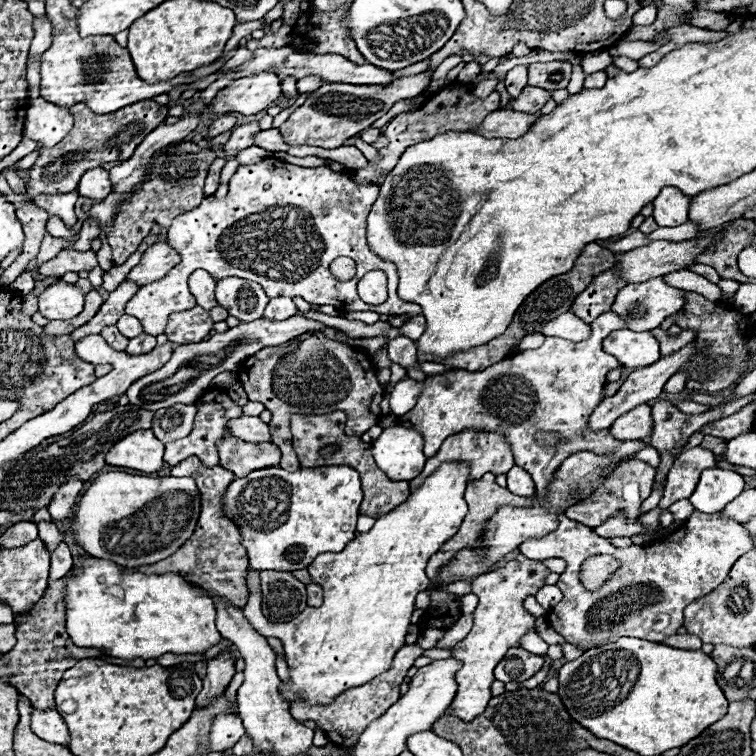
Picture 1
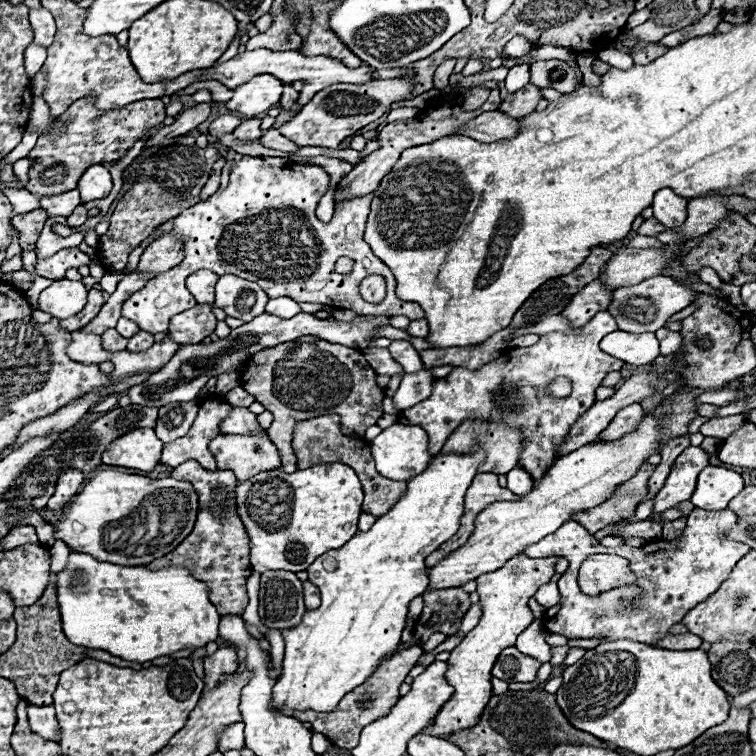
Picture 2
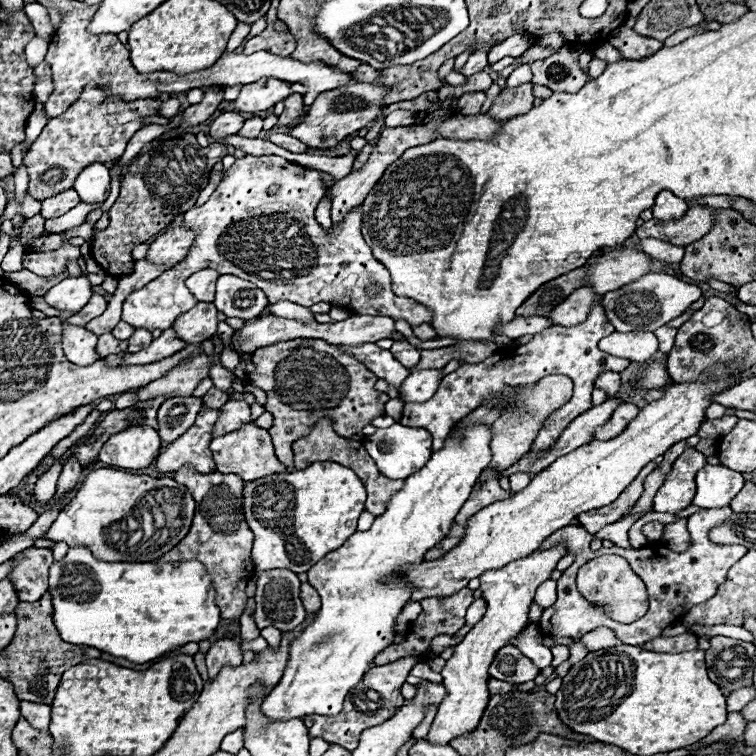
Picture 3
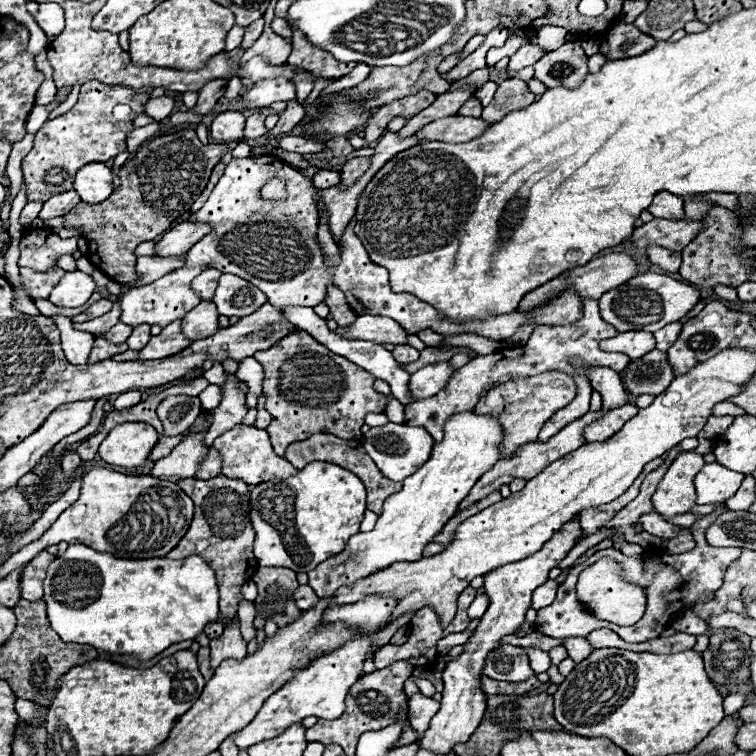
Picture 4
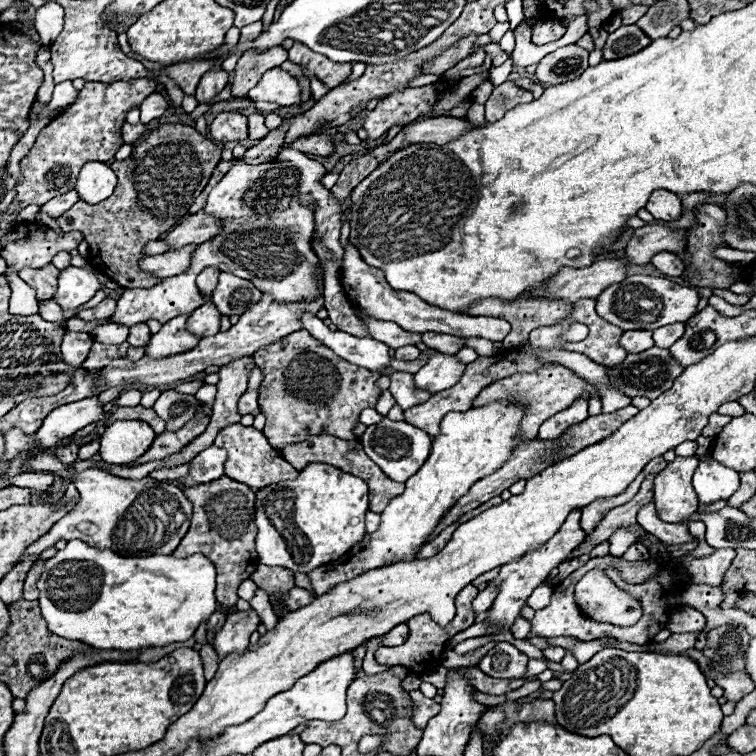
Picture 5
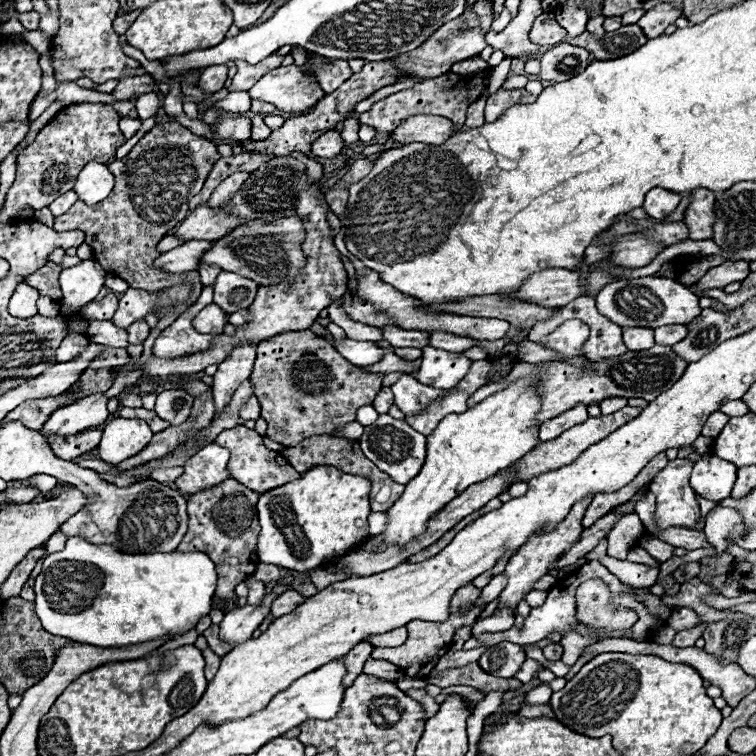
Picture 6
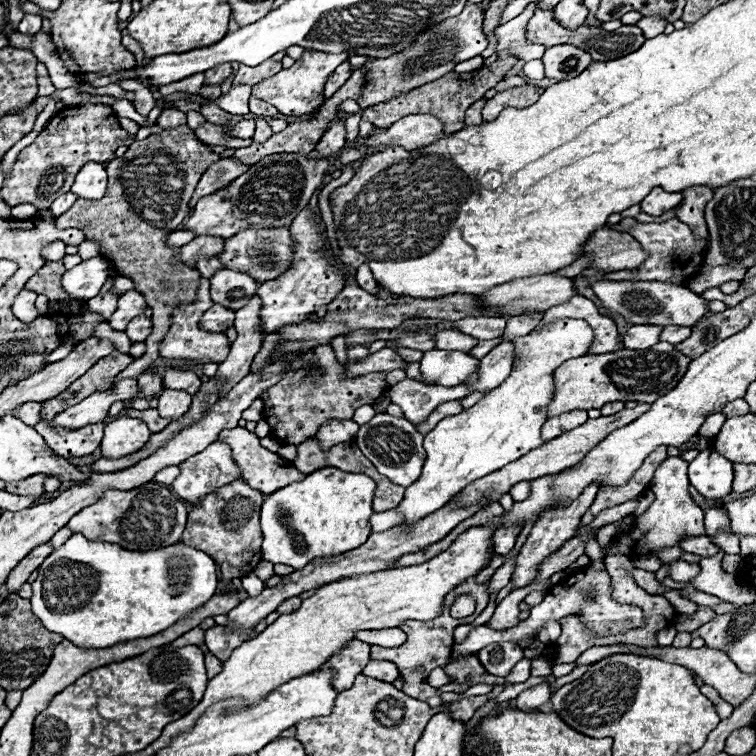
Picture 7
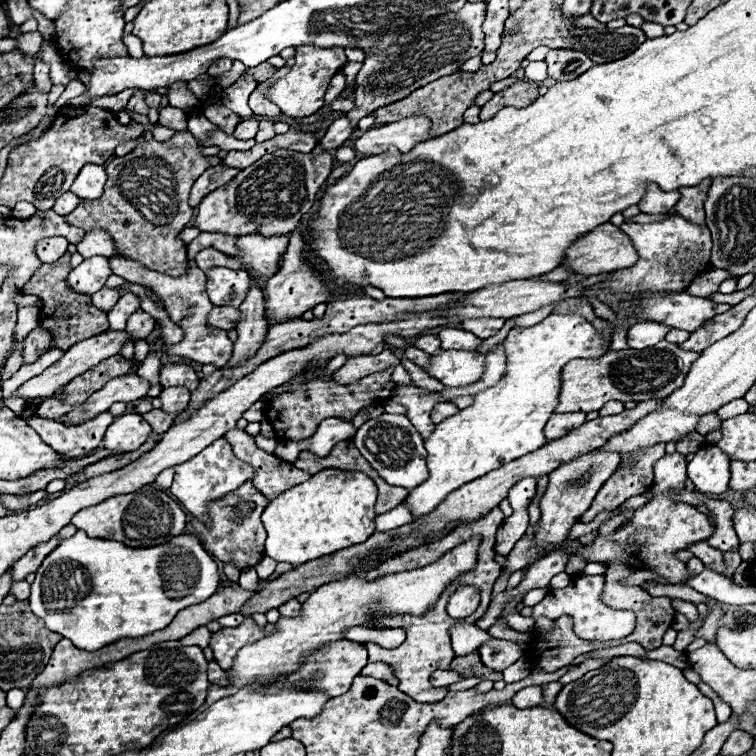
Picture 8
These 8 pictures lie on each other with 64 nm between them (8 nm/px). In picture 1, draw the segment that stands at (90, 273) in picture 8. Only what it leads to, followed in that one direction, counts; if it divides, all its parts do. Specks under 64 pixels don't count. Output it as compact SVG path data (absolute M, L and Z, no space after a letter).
M58 280L40 294L40 314L48 320L70 320L82 312L84 294L76 284Z

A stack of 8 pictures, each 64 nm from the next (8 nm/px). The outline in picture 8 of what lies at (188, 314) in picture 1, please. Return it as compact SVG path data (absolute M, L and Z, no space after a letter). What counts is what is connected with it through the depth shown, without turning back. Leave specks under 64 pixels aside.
M214 306L214 310L208 316L208 324L216 326L216 328L236 328L236 324L240 322L240 308L232 308L232 306Z

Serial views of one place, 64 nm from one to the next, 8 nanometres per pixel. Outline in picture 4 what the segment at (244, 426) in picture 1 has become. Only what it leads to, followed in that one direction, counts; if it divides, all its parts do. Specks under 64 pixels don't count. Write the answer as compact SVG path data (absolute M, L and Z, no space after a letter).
M226 372L226 382L220 386L222 388L222 400L220 404L212 410L212 424L204 434L204 444L212 446L216 436L224 434L232 426L240 424L242 418L246 416L248 408L244 406L244 390L238 388L242 380L236 378L236 374Z

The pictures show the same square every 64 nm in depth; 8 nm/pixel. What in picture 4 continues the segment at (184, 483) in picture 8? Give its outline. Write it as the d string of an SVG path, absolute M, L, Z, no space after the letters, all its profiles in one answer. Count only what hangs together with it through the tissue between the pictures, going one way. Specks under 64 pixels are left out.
M210 448L208 450L208 456L202 460L202 464L198 466L198 470L196 470L196 478L200 480L208 480L208 478L212 478L212 476L218 476L220 474L220 468L222 468L222 464L220 464L220 452L214 452L214 448Z

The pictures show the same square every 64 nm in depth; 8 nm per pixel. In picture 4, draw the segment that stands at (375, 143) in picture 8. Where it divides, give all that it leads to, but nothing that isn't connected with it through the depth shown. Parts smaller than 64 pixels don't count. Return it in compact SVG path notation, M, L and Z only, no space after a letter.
M448 116L434 120L416 130L416 136L422 140L436 140L436 142L466 142L474 136L482 134L490 124L482 118L472 116Z

